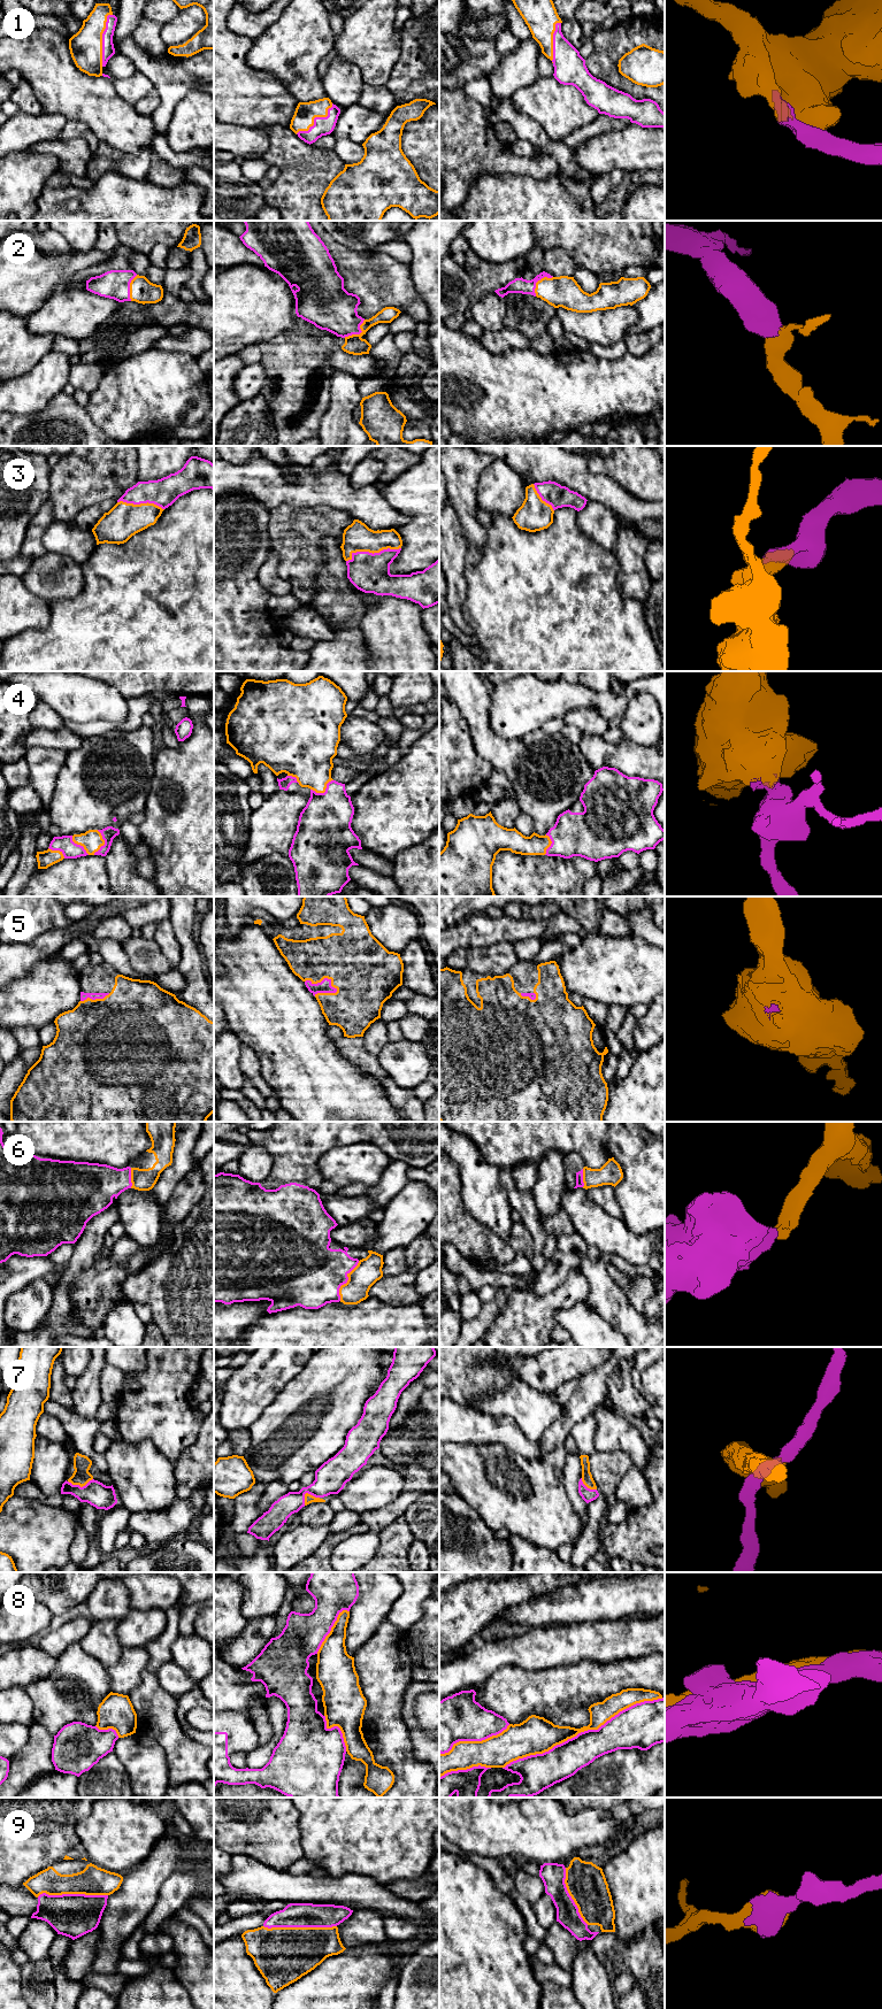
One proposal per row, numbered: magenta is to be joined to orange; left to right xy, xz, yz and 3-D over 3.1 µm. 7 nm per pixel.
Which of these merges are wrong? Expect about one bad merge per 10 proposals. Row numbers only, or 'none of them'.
7, 8

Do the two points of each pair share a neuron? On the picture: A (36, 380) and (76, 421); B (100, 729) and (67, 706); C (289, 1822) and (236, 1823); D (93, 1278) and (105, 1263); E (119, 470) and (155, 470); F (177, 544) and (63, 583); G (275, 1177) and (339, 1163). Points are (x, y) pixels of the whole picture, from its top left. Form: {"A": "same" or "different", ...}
{"A": "different", "B": "different", "C": "same", "D": "same", "E": "different", "F": "different", "G": "different"}

